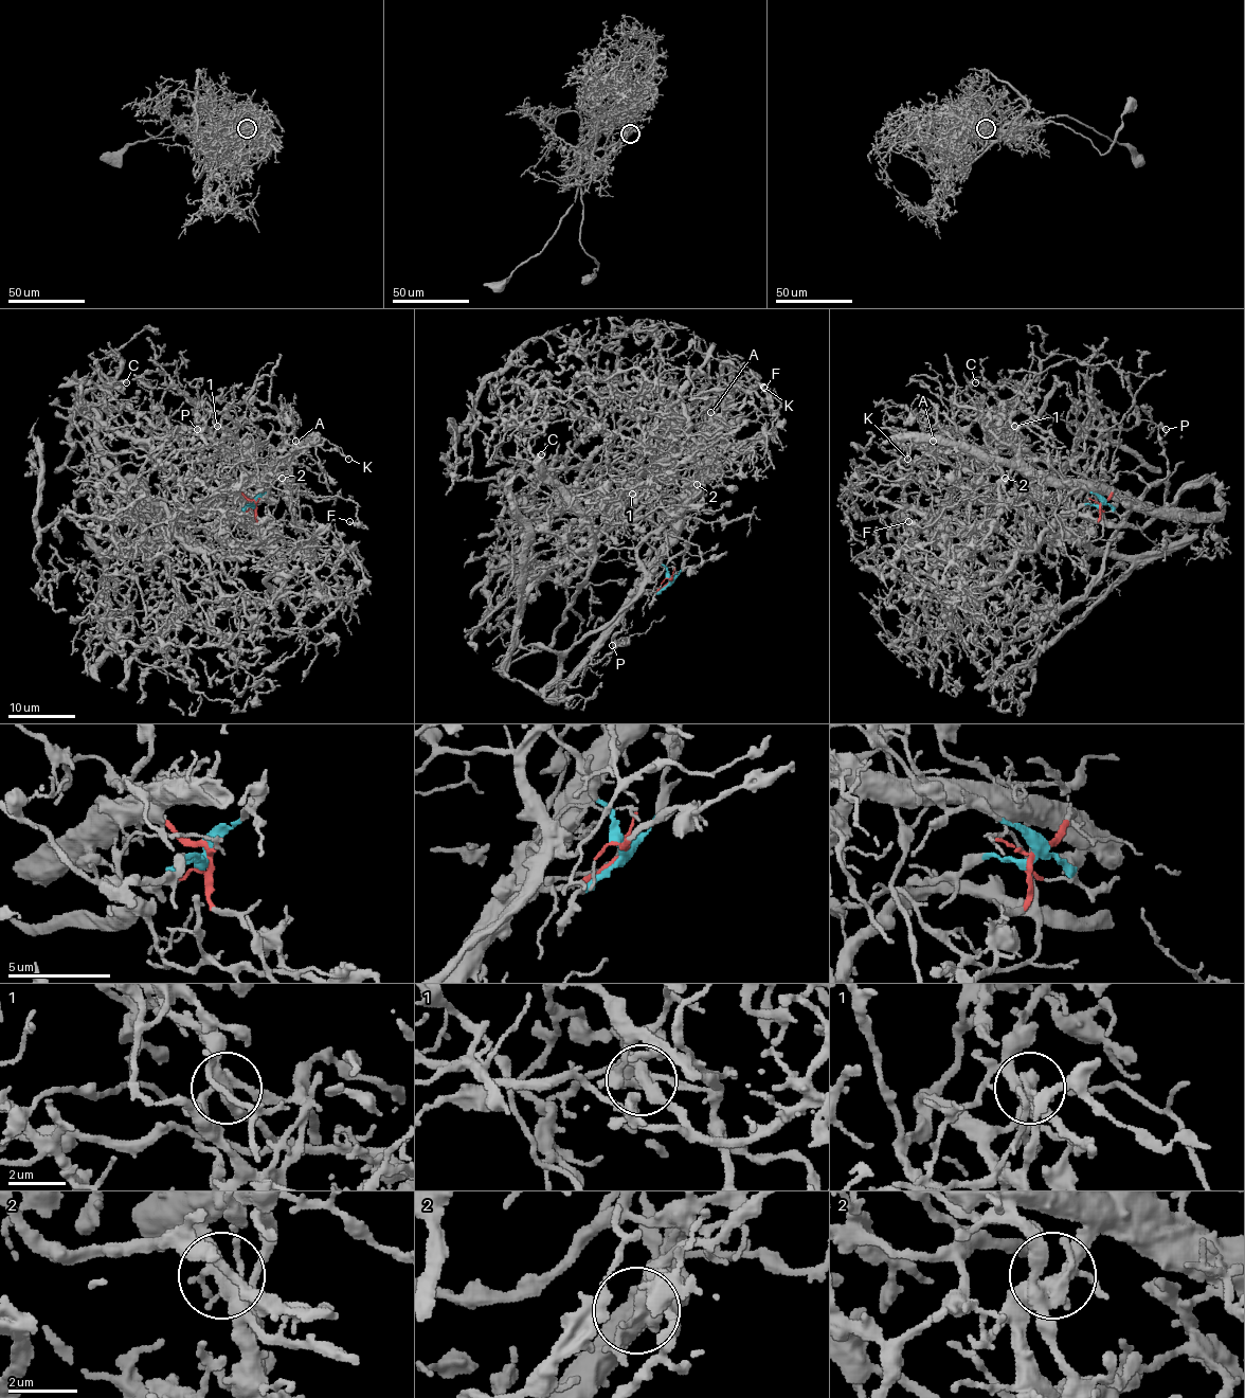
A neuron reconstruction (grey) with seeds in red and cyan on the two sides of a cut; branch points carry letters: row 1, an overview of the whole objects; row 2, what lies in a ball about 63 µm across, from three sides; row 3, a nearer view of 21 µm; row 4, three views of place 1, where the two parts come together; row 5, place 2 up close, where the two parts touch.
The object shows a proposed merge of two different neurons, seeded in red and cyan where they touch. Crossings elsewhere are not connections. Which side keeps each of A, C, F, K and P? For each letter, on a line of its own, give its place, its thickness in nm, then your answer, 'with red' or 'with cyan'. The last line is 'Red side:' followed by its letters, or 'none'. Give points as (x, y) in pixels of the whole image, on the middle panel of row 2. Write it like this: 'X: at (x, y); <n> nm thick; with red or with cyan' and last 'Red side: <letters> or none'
A: at (710, 412); 110 nm thick; with red
C: at (541, 454); 240 nm thick; with cyan
F: at (764, 388); 220 nm thick; with red
K: at (763, 387); 200 nm thick; with red
P: at (612, 645); 320 nm thick; with cyan
Red side: A, F, K

